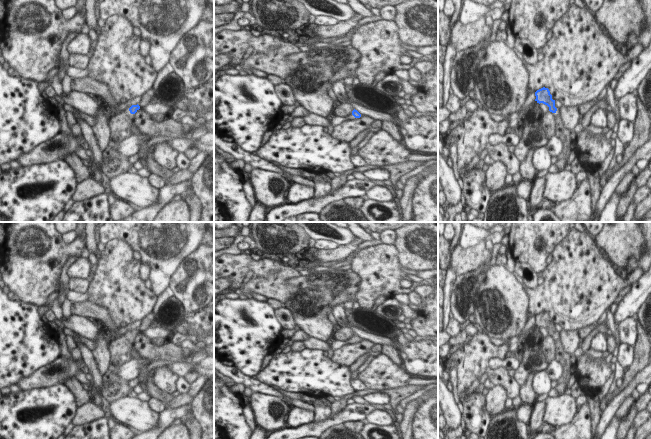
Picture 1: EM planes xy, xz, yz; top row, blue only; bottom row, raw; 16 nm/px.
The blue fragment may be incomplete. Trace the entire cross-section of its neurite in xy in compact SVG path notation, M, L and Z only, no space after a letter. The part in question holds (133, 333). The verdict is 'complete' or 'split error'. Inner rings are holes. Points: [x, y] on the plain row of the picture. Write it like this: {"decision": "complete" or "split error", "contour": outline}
{"decision": "split error", "contour": "M138 328L132 329L128 334L112 340L108 346L110 365L107 372L103 375L103 389L99 393L109 403L126 397L131 389L128 381L119 378L117 372L122 364L131 360L132 339L139 333L140 330Z"}

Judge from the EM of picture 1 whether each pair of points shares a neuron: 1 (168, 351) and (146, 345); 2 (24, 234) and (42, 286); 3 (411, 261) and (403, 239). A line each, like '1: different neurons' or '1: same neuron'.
1: same neuron
2: same neuron
3: same neuron

